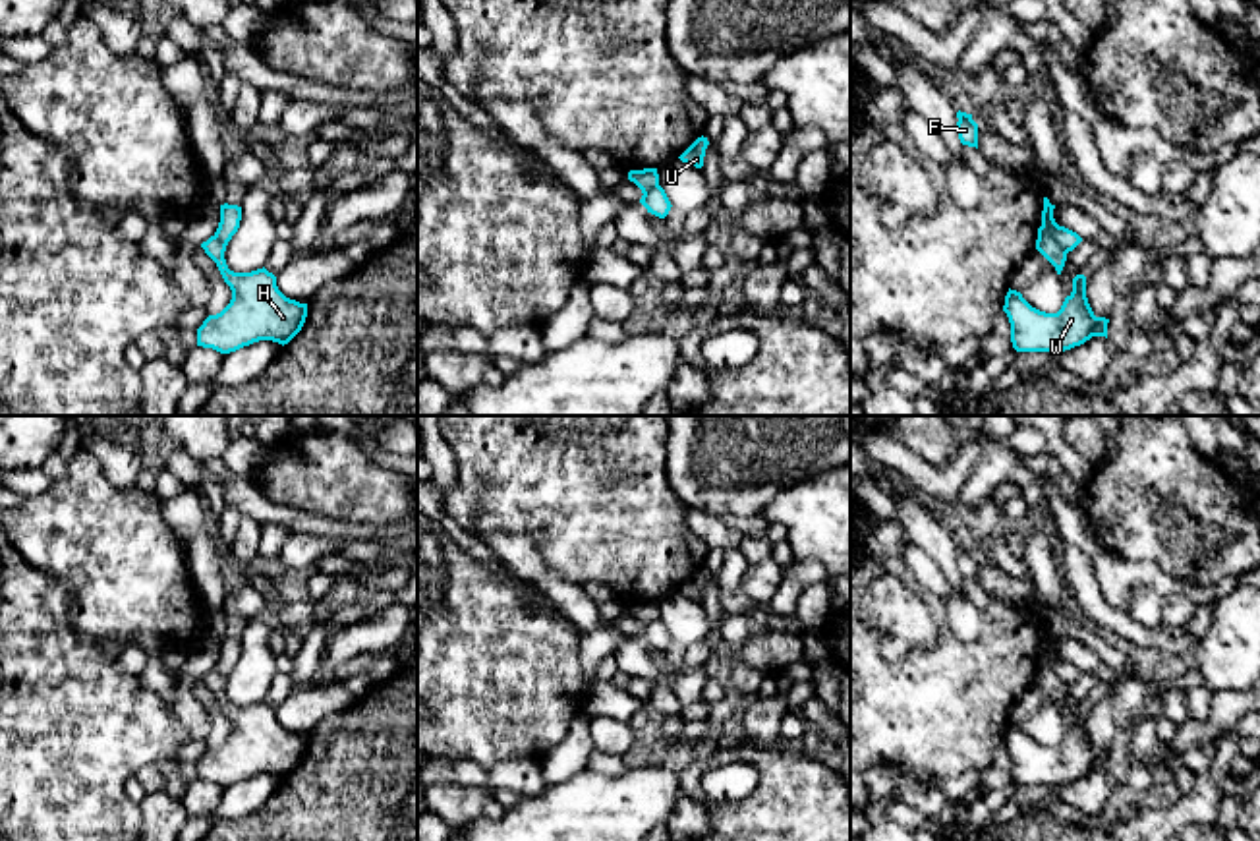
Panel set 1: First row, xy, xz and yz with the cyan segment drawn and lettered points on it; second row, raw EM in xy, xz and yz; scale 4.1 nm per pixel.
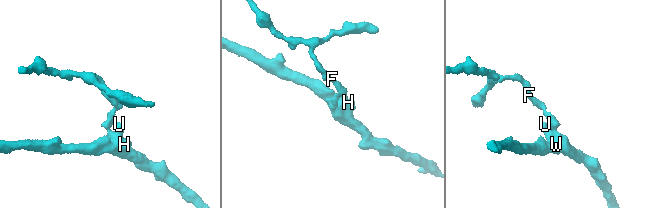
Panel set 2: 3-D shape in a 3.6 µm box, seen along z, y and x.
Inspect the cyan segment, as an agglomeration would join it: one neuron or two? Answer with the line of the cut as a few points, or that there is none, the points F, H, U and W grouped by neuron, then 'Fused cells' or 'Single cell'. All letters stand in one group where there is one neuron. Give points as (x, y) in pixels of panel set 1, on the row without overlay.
Split along yz (1042, 658), (1067, 685). Groups: F / H U W. Fused cells

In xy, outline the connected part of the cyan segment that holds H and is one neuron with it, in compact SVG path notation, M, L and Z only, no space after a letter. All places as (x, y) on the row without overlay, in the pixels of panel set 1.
M215 669L203 675L201 681L216 696L232 723L232 733L197 762L197 779L220 787L236 785L259 773L284 779L301 764L307 737L286 731L278 723L272 706L265 700L251 706L230 704L224 692L226 679Z

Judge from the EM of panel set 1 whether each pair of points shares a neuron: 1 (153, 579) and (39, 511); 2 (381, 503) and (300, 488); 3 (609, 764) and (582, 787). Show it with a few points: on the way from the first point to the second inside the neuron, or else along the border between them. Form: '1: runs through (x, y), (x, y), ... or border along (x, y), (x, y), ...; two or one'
1: runs through (124, 565), (84, 530), (68, 530); one
2: runs through (362, 492), (354, 488), (319, 488); one
3: border along (586, 766), (607, 776), (627, 772); two

